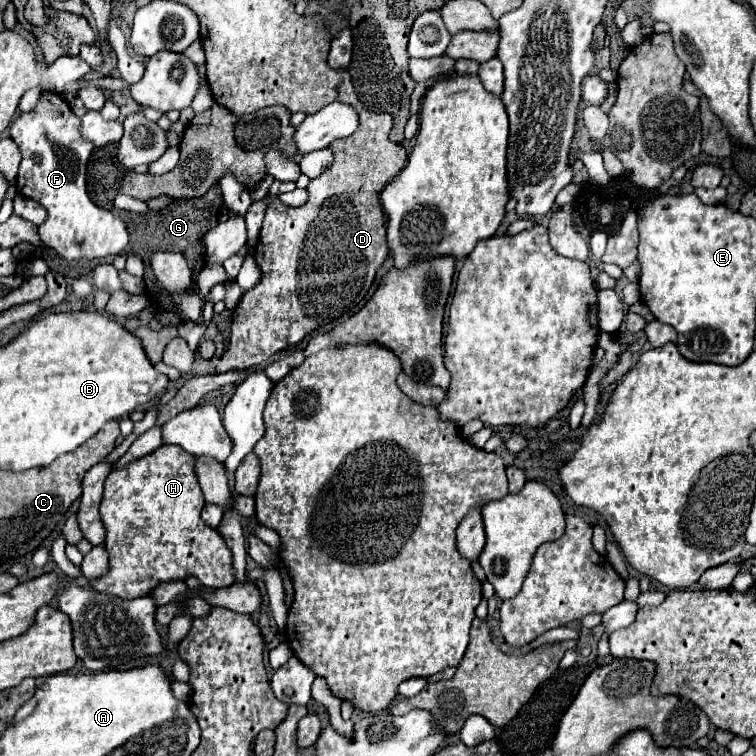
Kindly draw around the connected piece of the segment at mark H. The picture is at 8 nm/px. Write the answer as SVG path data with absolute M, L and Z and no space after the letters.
M163 444L155 452L129 462L119 472L111 472L105 480L105 492L101 502L101 520L107 530L105 550L109 552L109 574L89 582L99 592L109 592L121 598L147 596L155 584L163 580L185 580L193 574L203 586L225 588L233 584L231 552L221 534L201 520L201 508L205 506L203 492L195 474L195 458L179 446Z

